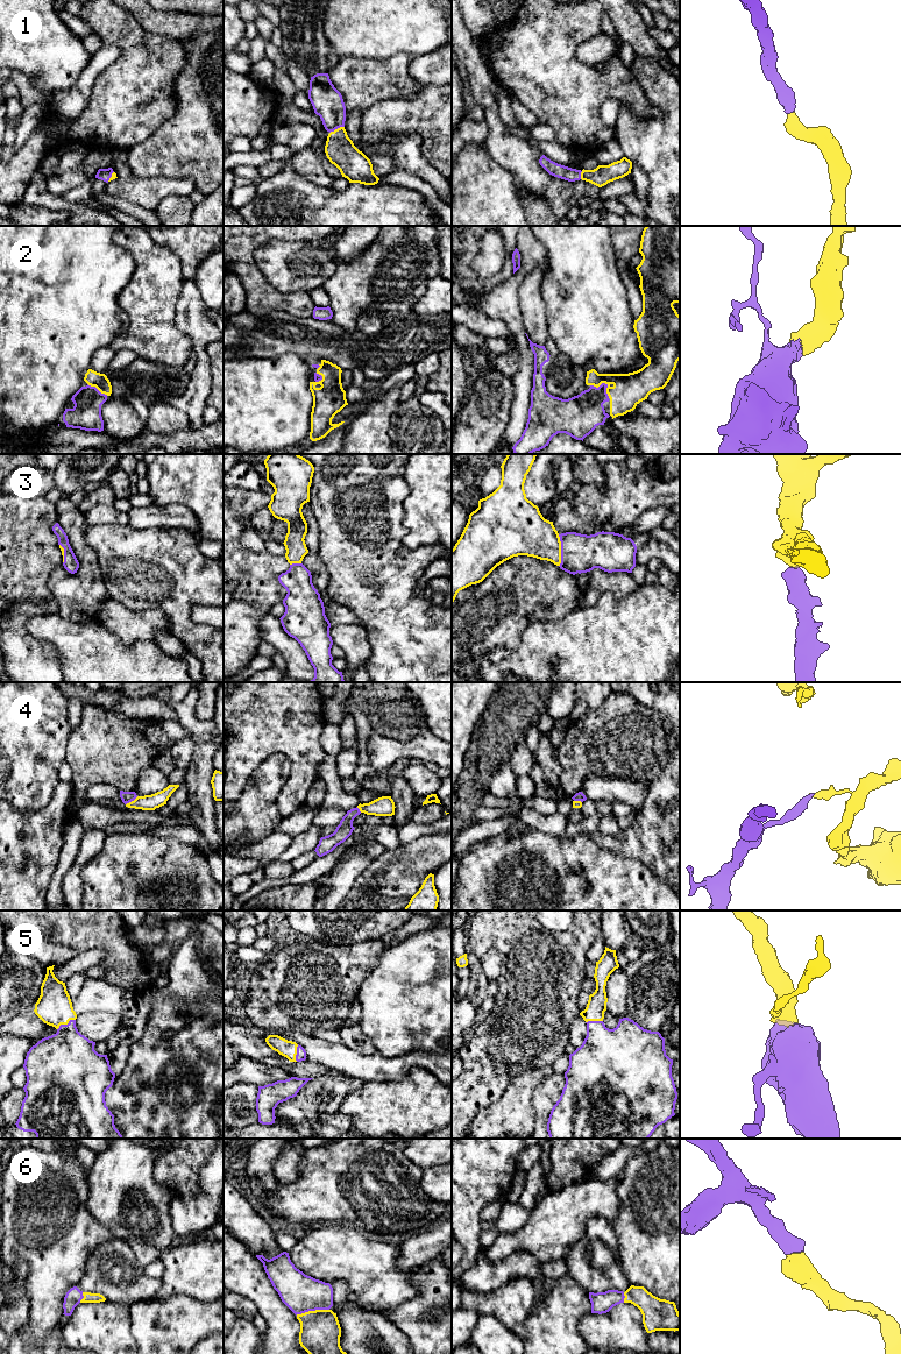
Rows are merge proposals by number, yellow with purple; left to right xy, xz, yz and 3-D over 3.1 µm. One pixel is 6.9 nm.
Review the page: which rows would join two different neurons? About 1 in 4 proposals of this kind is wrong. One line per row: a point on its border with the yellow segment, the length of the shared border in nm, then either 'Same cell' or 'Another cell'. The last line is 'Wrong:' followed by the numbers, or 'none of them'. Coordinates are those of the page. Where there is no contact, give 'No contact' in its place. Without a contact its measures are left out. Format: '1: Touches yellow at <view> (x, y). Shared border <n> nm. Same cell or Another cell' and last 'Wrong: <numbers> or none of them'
1: Touches yellow at xz (337, 129). Shared border 120 nm. Same cell
2: Touches yellow at yz (604, 382). Shared border 160 nm. Same cell
3: Touches yellow at yz (560, 551). Shared border 220 nm. Same cell
4: Touches yellow at xy (132, 801). Shared border 110 nm. Another cell
5: Touches yellow at xy (65, 1023). Shared border 150 nm. Same cell
6: Touches yellow at xz (312, 1311). Shared border 240 nm. Same cell
Wrong: 4

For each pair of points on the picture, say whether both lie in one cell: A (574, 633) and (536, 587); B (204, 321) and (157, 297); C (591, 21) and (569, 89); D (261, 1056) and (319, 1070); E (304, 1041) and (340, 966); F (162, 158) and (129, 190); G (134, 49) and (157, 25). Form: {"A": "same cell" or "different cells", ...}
{"A": "different cells", "B": "different cells", "C": "same cell", "D": "same cell", "E": "different cells", "F": "different cells", "G": "different cells"}

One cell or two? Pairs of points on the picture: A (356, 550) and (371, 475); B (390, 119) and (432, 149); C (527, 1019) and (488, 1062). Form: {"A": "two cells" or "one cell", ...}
{"A": "one cell", "B": "one cell", "C": "one cell"}

